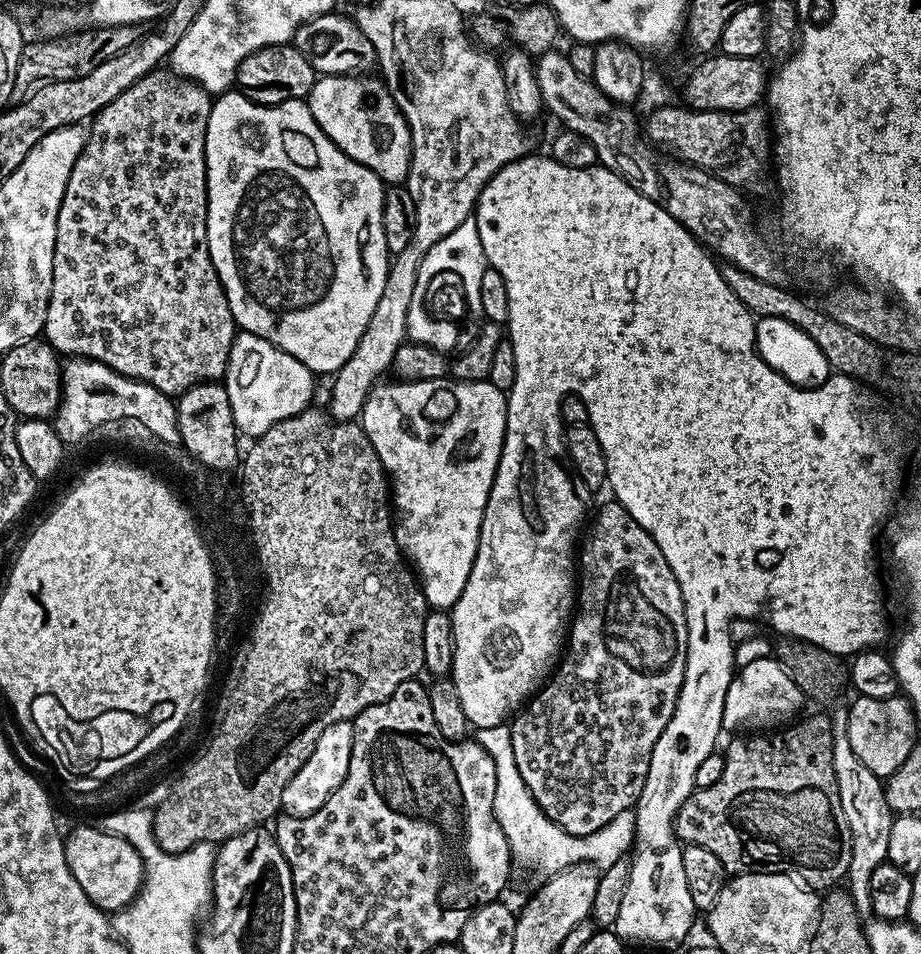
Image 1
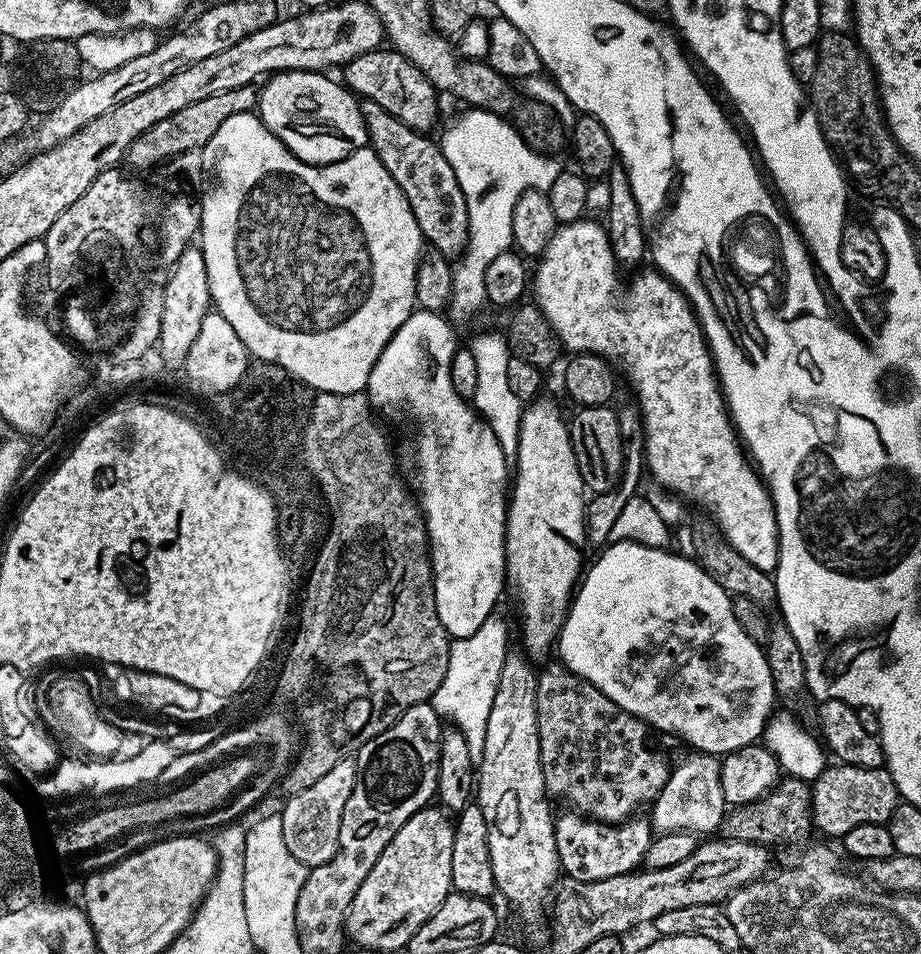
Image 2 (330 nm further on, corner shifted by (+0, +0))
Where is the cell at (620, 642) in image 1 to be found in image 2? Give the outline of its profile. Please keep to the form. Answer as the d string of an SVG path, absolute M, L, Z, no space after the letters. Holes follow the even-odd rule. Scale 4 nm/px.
M564 810L555 817L556 849L563 875L578 882L598 882L602 878L614 878L639 869L645 863L644 855L654 839L654 829L647 819L633 818L622 824L601 824L575 810Z

